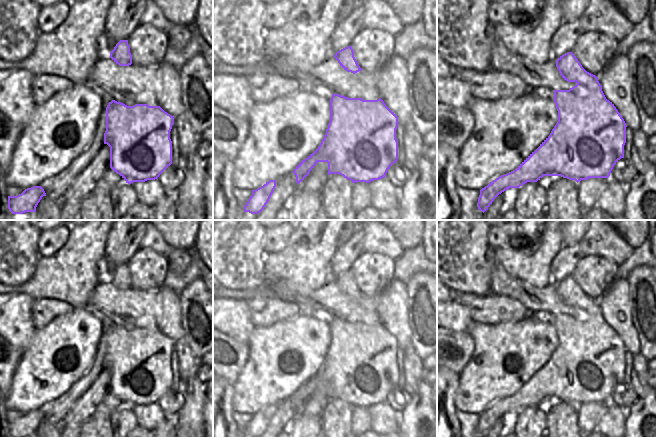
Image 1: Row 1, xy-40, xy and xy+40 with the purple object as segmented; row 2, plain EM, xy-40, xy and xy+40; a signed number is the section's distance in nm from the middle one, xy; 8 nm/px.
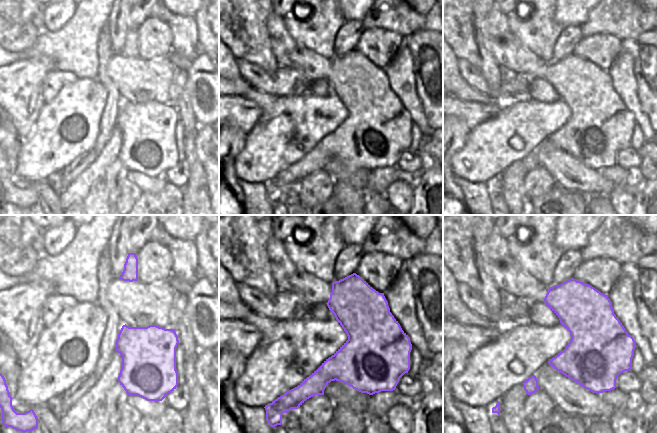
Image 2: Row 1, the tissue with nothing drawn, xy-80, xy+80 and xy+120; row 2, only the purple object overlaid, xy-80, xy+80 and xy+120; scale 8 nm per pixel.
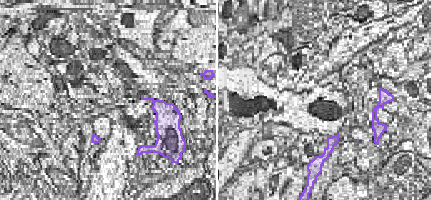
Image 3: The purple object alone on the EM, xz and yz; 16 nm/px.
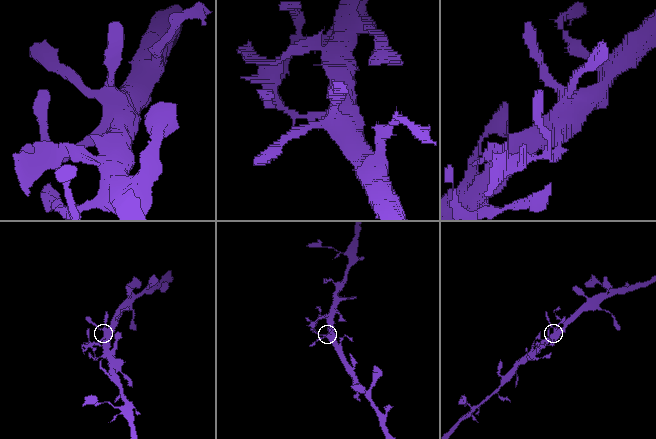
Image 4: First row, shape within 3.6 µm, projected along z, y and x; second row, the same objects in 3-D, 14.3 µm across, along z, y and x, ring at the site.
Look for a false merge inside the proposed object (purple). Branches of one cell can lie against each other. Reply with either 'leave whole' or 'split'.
split

